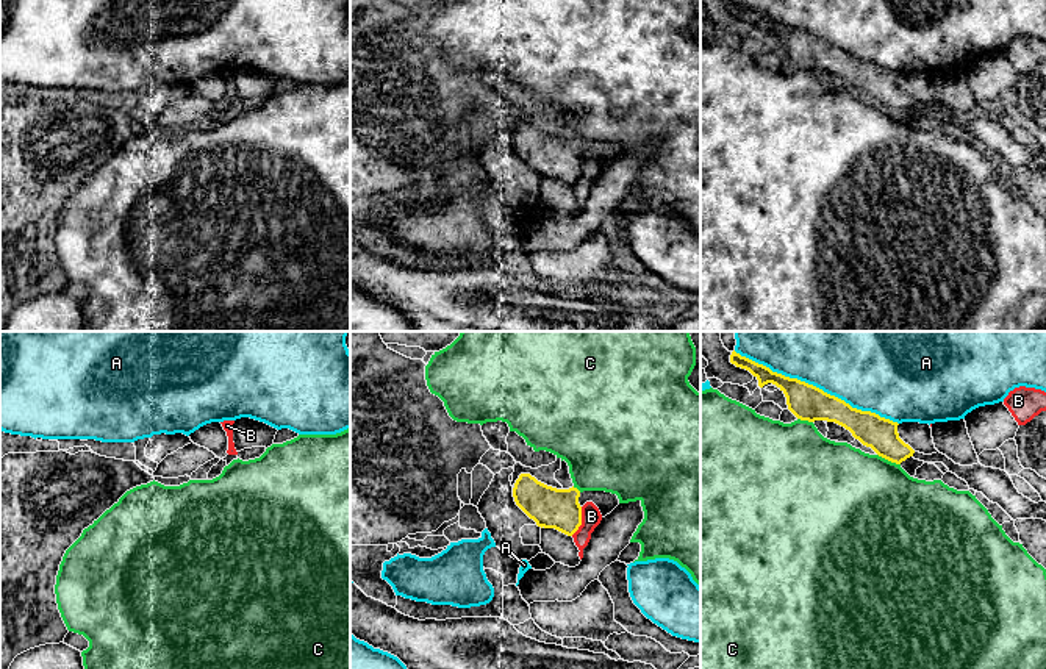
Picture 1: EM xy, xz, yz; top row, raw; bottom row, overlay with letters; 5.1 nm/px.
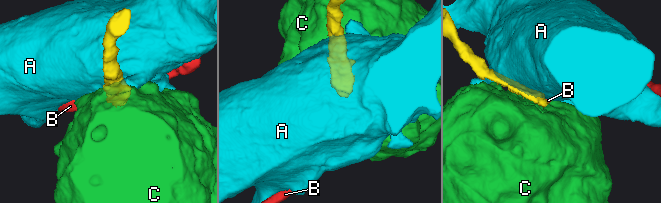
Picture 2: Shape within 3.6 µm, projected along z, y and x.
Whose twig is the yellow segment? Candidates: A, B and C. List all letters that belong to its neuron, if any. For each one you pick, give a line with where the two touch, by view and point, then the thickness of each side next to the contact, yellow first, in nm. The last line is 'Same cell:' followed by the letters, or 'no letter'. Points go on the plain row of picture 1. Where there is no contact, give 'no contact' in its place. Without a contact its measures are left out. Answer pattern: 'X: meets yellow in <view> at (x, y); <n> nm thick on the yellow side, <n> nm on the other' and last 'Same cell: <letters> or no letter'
Same cell: no letter

